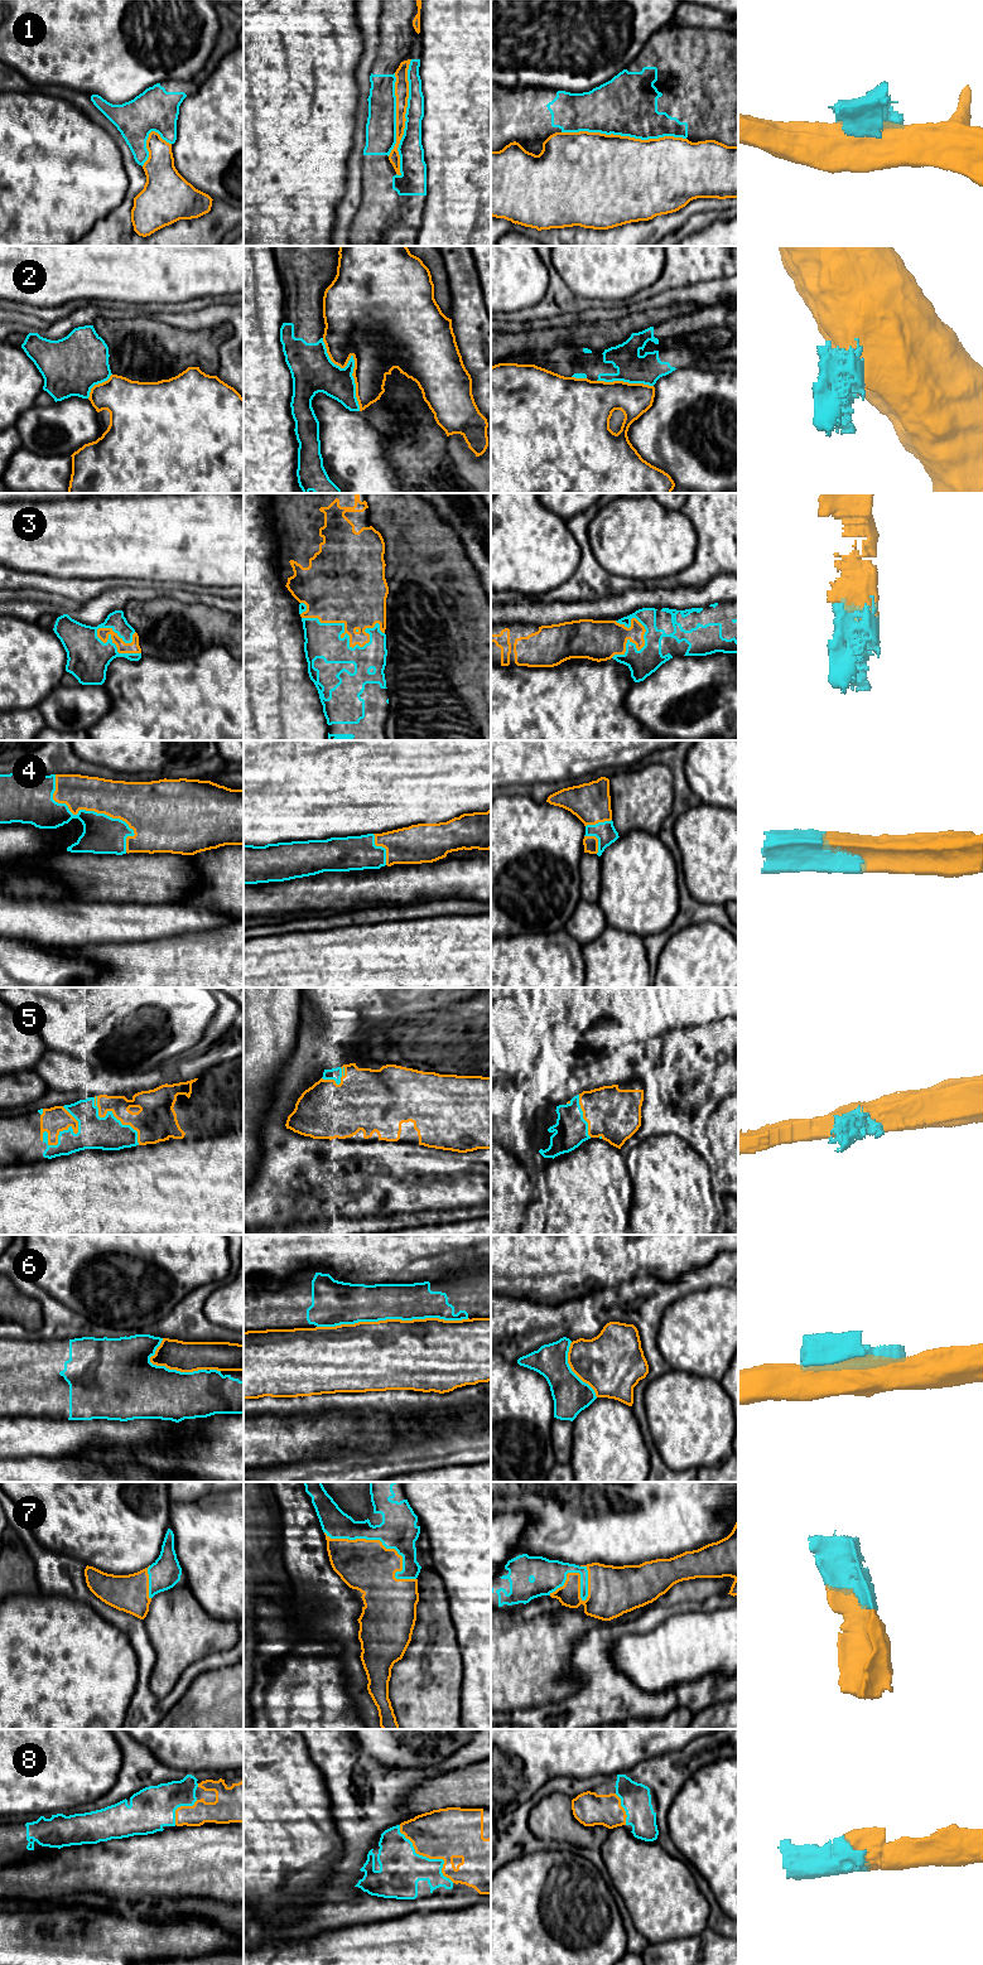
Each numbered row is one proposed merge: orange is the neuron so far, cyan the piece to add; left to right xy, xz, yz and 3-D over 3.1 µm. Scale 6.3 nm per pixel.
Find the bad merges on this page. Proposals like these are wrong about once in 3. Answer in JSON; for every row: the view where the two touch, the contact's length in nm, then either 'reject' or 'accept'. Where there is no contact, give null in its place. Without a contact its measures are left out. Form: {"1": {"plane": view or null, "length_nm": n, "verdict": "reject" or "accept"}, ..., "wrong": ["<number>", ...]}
{"1": {"plane": "xz", "length_nm": 750, "verdict": "reject"}, "2": {"plane": "xz", "length_nm": 500, "verdict": "reject"}, "3": {"plane": "xz", "length_nm": 550, "verdict": "accept"}, "4": {"plane": "xy", "length_nm": 700, "verdict": "accept"}, "5": {"plane": "xy", "length_nm": 280, "verdict": "reject"}, "6": {"plane": "xz", "length_nm": 950, "verdict": "reject"}, "7": {"plane": "xz", "length_nm": 650, "verdict": "accept"}, "8": {"plane": "xz", "length_nm": 500, "verdict": "accept"}, "wrong": ["1", "2", "5", "6"]}

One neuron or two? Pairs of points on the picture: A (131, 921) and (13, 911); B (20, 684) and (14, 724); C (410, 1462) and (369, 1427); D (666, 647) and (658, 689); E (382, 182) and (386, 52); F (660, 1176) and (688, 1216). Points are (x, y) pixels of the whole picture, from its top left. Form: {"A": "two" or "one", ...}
{"A": "one", "B": "two", "C": "two", "D": "two", "E": "one", "F": "one"}

